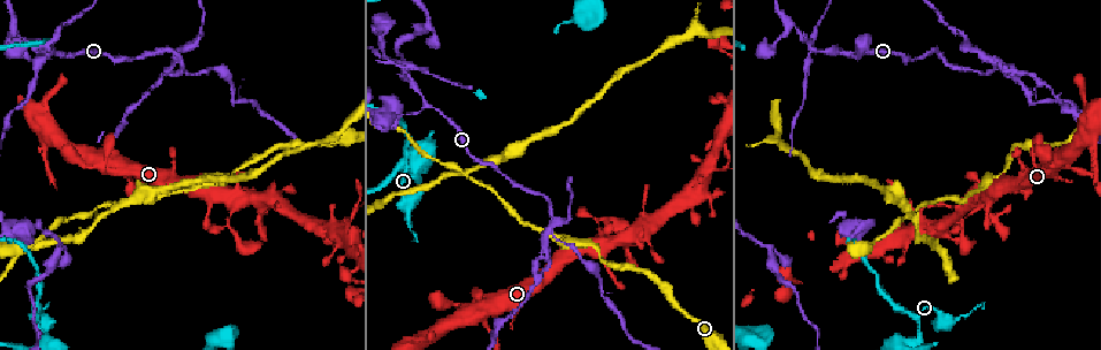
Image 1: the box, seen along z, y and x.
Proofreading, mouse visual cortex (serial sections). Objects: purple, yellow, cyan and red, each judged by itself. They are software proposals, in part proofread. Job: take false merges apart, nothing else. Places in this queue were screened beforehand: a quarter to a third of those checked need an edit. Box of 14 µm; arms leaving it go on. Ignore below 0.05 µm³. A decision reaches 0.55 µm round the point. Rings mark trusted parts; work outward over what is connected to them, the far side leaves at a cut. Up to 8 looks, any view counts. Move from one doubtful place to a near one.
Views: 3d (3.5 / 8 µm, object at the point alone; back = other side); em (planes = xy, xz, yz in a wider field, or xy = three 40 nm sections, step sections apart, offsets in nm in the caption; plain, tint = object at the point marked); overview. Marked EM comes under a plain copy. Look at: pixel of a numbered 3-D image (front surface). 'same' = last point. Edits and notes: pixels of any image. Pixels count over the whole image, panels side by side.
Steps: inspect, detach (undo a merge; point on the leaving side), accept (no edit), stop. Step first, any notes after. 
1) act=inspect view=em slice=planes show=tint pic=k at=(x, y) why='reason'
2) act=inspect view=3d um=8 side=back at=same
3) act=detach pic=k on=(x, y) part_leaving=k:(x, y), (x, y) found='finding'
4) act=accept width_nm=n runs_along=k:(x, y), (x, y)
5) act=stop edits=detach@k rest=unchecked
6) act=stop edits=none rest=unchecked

act=inspect view=3d um=8 pic=1 at=(918, 341) why='sudden change in width'

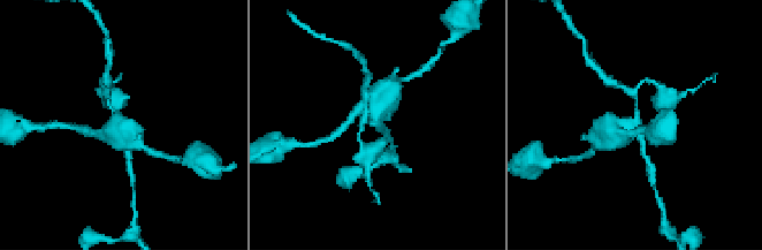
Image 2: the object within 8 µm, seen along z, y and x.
act=inspect view=em slice=xy step=3 show=tint pic=2 at=(634, 119) why='shape alone is not enough'

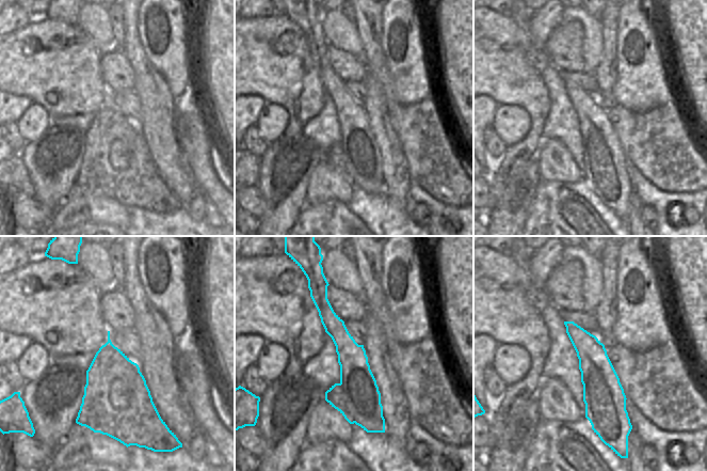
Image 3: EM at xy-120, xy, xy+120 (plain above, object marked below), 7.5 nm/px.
act=detach pic=2 on=(620, 139) arm_widths_nm=150,250,500,700 part_leaving=2:(117, 121), (111, 133), (92, 133) found='two cells meet here'

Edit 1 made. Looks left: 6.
act=inspect view=3d um=3.5 pic=1 at=(812, 48) why='thin neck'

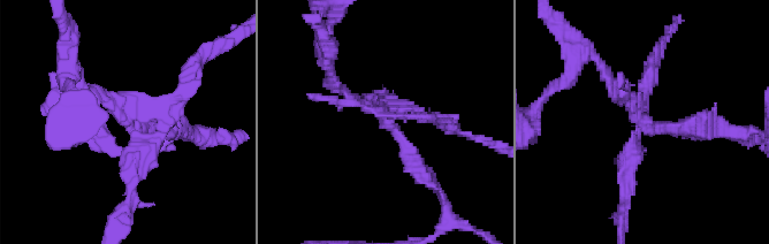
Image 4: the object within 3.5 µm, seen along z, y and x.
act=detach pic=4 on=(632, 159) found='a second cell is stuck on'

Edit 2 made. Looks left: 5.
act=inspect view=3d um=3.5 pic=1 at=(95, 209) why='sharp bend'

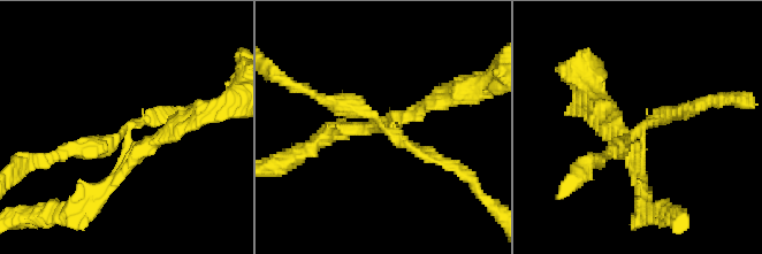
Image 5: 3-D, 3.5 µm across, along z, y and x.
act=detach pic=5 on=(363, 130) arms=4 arm_widths_nm=150,150,200,250 part_leaving=5:(391, 126), (434, 100), (480, 87) found='a second cell is stuck on'

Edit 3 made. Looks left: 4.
act=stop edits=detach@2,detach@4,detach@5 rest=unchecked

